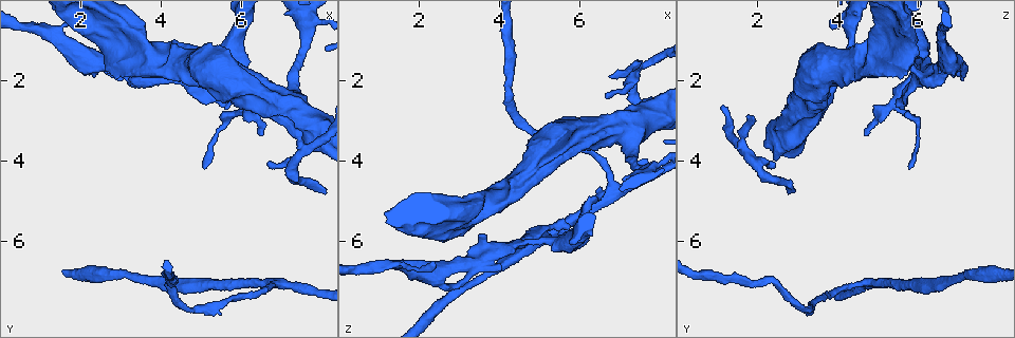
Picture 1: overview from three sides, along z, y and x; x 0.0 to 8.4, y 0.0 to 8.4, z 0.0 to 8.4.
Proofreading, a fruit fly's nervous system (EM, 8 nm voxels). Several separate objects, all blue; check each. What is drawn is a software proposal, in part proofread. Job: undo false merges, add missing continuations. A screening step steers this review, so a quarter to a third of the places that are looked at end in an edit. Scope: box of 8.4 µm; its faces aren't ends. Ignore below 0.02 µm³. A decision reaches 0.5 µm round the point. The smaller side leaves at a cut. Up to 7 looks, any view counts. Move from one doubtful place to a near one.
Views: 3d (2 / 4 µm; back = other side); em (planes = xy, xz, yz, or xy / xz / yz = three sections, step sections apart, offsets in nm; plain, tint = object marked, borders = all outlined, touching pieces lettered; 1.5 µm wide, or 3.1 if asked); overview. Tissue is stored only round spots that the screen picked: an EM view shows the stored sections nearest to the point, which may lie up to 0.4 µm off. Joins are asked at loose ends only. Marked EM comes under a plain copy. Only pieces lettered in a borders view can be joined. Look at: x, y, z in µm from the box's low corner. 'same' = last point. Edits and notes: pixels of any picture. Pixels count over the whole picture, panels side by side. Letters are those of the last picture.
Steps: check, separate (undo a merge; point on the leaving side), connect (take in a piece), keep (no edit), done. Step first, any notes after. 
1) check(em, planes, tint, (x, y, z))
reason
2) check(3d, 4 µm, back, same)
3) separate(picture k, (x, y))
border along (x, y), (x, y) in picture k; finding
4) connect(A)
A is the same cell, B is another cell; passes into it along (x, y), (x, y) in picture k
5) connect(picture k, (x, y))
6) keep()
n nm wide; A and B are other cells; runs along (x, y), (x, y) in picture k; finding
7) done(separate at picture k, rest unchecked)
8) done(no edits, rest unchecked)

check(3d, 4 µm, back, (7.35, 3.85, 1.70))
branch point

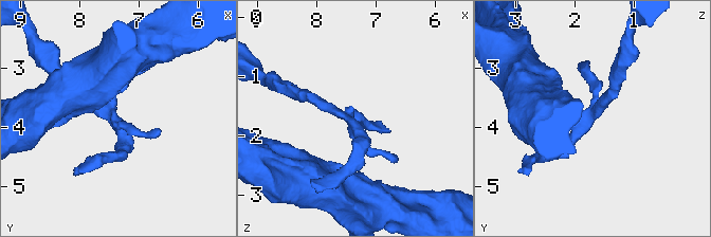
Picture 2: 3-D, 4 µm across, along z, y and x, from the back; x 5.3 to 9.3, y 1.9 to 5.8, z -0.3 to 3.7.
check(em, planes, tint, (7.40, 3.85, 1.75))
need the tissue

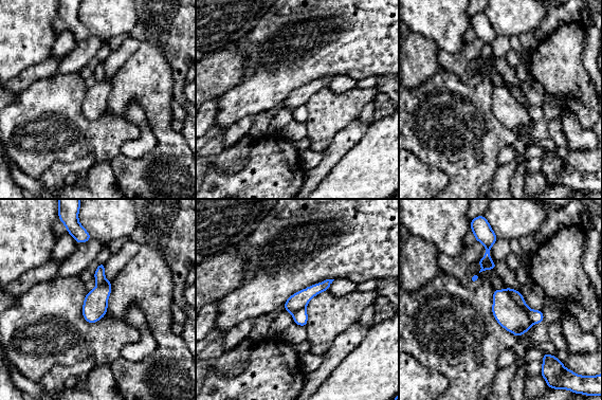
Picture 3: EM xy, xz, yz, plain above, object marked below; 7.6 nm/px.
check(em, planes, borders, same)

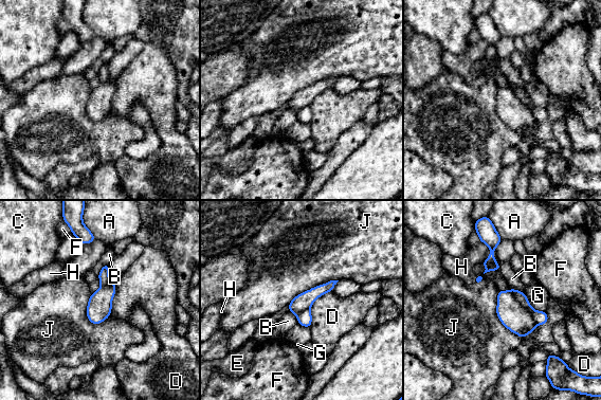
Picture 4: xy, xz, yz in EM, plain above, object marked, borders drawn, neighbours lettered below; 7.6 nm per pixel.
separate(picture 4, (541, 317))
J touches over 420 nm; A, B, C, D, E, F, G, H and J are other cells; the part that leaves runs along (515, 292), (536, 315), (545, 319) in picture 4; a second cell is stuck on

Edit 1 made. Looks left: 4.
check(em, xz, step 8, tint, (6.70, 7.00, 4.85))
two arms in line, one across

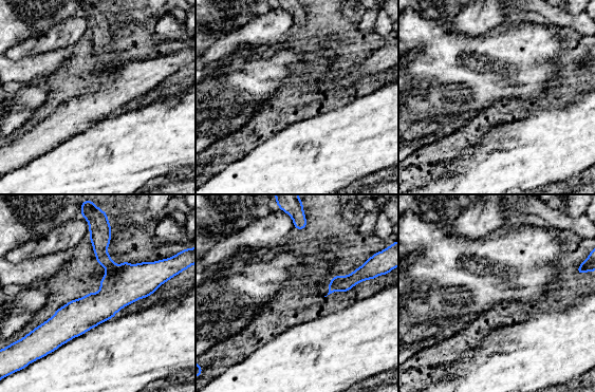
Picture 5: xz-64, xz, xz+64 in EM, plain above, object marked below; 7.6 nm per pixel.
check(em, planes, borders, same)
cut it another way

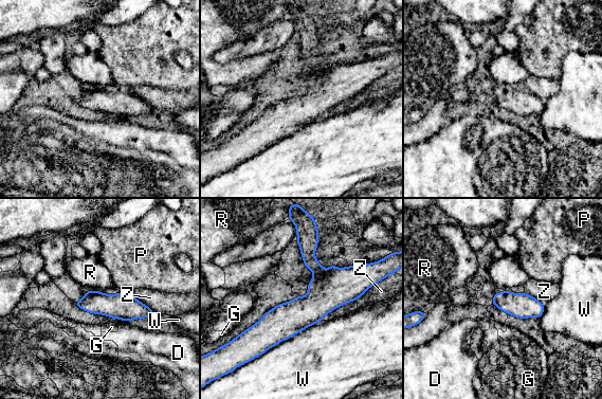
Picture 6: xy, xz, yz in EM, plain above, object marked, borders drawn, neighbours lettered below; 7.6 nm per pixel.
keep()
D, G, P, R, W and Z are other cells; border along (88, 289), (97, 291) in picture 6; continuous, no second cell

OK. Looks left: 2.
check(3d, 2 µm, (2.85, 2.00, 7.20))
an open end

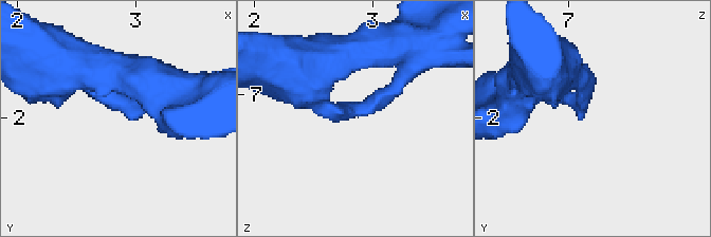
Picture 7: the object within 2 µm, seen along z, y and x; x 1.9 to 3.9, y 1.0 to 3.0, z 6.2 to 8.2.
check(em, planes, borders, (2.88, 1.94, 7.14))

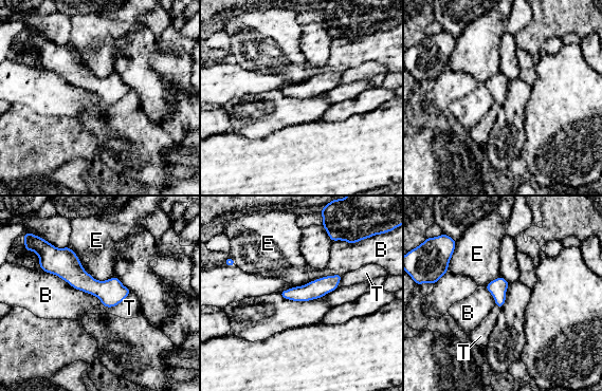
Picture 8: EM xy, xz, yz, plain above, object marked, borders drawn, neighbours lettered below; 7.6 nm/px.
keep()
B, E and T are other cells; runs along (48, 260), (94, 287), (126, 292) in picture 8; no lettered piece goes on from it

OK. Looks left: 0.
done(separate at picture 4, rest unchecked)

